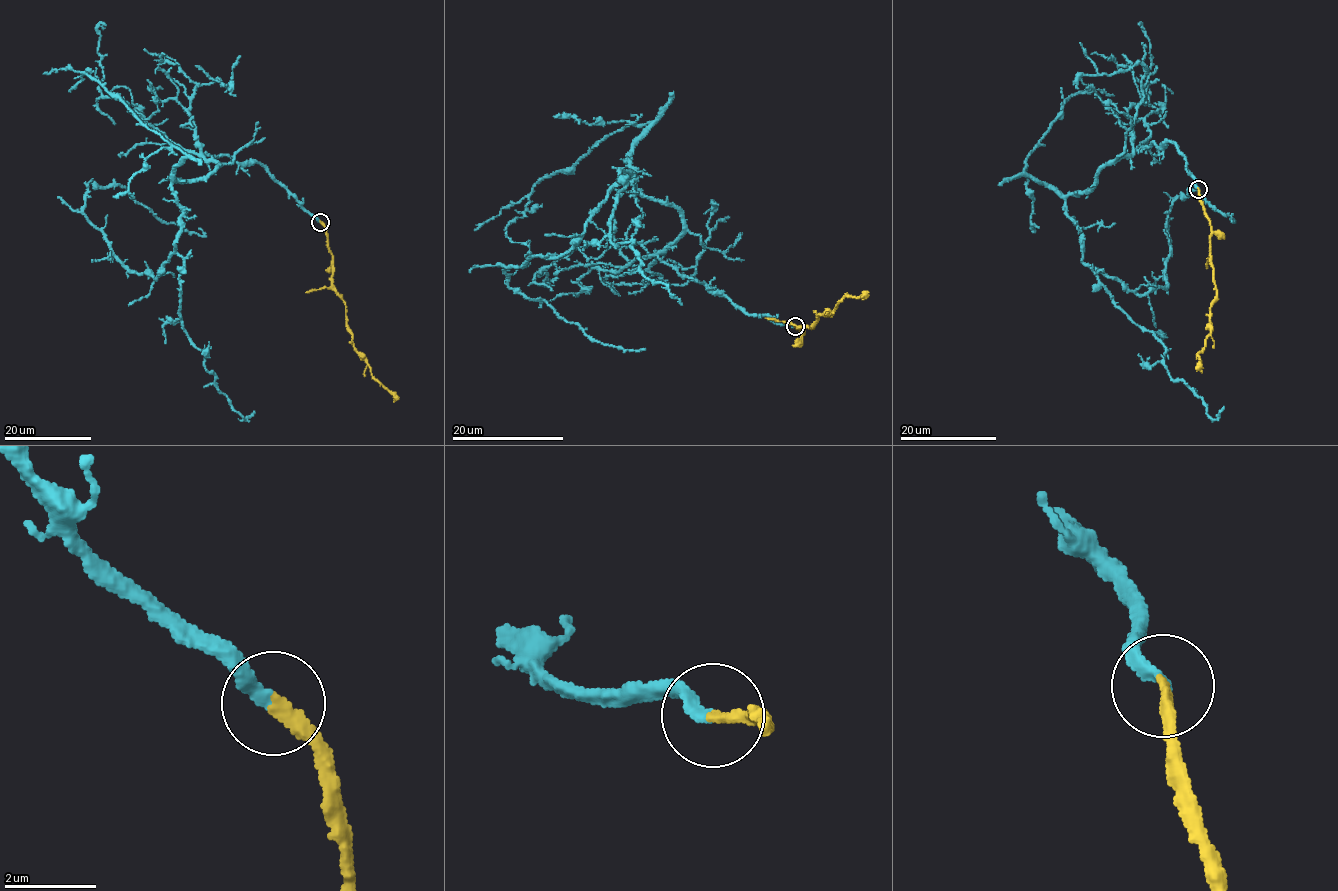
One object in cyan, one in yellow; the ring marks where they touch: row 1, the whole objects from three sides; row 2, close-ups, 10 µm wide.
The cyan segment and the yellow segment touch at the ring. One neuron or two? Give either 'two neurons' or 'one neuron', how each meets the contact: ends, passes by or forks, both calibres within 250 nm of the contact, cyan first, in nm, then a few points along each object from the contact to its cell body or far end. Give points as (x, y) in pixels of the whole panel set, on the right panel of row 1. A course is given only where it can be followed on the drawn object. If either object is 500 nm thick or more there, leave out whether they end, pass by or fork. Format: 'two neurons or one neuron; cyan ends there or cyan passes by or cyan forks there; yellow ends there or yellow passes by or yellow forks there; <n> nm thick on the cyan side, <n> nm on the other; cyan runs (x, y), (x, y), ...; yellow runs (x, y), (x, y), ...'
one neuron; cyan ends there; yellow ends there; 280 nm thick on the cyan side, 280 nm on the other; cyan runs (1199, 188), (1172, 142), (1106, 163), (1066, 199), (1082, 261), (1145, 294), (1167, 286), (1180, 194), (1233, 214); yellow runs (1199, 188), (1204, 214), (1210, 225), (1210, 264), (1216, 299), (1210, 305), (1206, 346), (1198, 353), (1202, 373)

